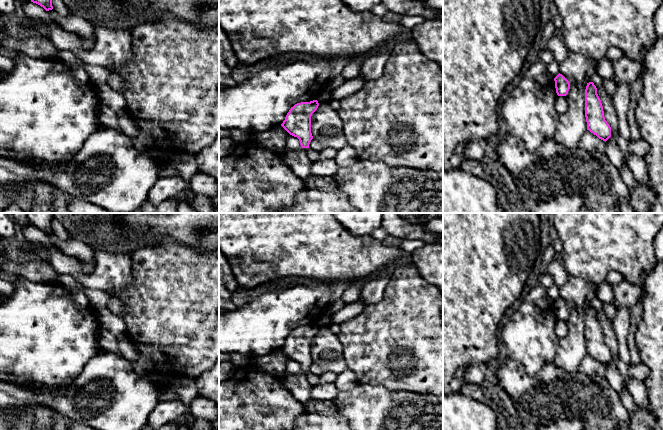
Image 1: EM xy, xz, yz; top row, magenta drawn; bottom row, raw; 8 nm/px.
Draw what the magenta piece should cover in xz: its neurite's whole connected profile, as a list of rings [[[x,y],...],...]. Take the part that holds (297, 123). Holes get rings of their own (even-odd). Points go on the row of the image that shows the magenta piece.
[[[317,100],[295,104],[287,113],[281,126],[292,136],[297,137],[302,148],[309,148],[313,139],[311,116],[317,110]]]

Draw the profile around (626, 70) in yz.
[[[623,55],[620,59],[613,62],[614,78],[612,81],[616,86],[621,83],[631,85],[636,81],[640,75],[641,61]]]

